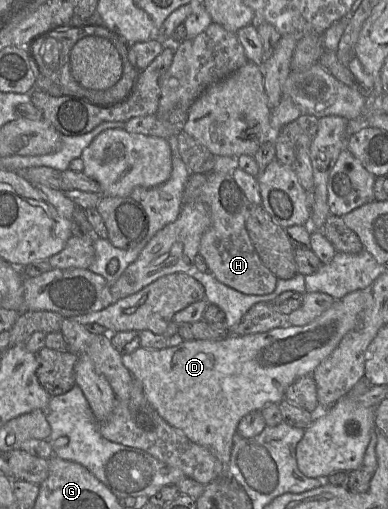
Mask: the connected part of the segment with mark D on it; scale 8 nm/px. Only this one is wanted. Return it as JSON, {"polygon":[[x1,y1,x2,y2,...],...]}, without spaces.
{"polygon":[[370,288,356,290,344,296,315,320,304,326,289,326,275,328,267,332,254,333,244,336,230,336,220,341,212,340,184,340,181,344,174,347,167,347,161,350,147,349,139,347,130,354,122,354,121,360,123,365,130,371,136,381,141,383,144,394,150,405,167,421,171,426,181,430,192,442,208,448,218,460,223,464,224,475,227,474,228,462,230,459,233,437,237,433,237,427,240,420,252,411,260,411,266,404,279,404,285,399,286,389,297,379,312,375,314,369,337,348,341,340,351,332,358,324,361,313,370,301]]}

